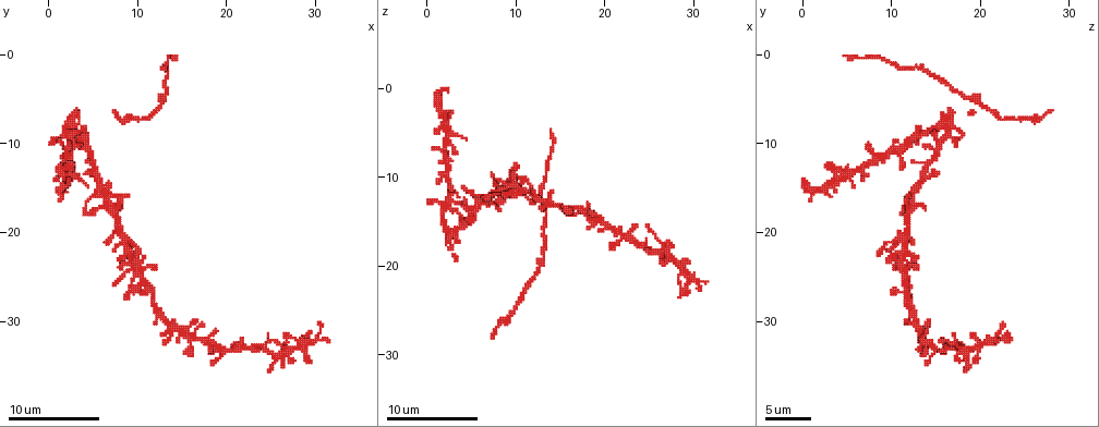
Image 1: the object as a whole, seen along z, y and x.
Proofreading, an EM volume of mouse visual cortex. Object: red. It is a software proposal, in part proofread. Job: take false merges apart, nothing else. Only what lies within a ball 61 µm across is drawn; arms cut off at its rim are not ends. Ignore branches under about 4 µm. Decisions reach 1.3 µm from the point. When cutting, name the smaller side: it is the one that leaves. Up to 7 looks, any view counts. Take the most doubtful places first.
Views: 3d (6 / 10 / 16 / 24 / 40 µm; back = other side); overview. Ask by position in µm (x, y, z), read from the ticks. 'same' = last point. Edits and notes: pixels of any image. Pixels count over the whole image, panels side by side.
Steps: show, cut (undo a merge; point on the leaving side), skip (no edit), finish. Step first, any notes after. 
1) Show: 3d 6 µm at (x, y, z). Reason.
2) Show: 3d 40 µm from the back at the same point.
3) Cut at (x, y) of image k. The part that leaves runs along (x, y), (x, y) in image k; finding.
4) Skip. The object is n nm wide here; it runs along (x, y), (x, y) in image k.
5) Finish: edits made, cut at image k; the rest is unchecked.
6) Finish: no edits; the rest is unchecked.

Show: 3d 10 µm at (26.4, 33.4, 18.2). Small branch off a trunk.

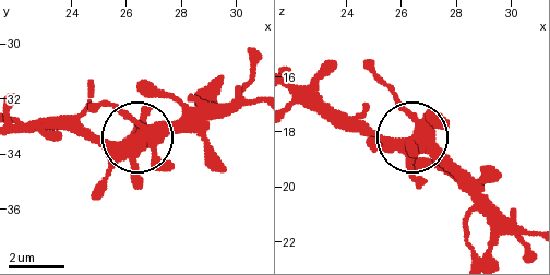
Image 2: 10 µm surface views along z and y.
Skip. It runs along (20, 130), (83, 130), (119, 144), (138, 140), (114, 105) in image 2; continuous, no second neuron.

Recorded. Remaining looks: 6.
Show: 3d 6 µm at (10.6, 7.4, 23.2).

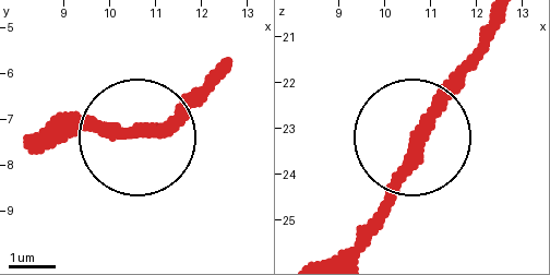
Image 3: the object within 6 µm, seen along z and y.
Show: 3d 6 µm from the back at (10.70, 7.20, 23.30). Other side.

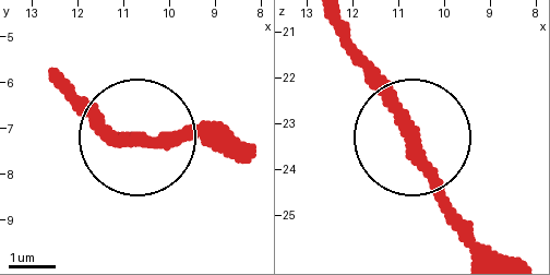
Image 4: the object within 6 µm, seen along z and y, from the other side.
Skip. The object is 270 nm wide here; one neuron here.

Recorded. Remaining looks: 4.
Show: 3d 6 µm at (30.0, 32.4, 21.2). Small branch off a trunk.

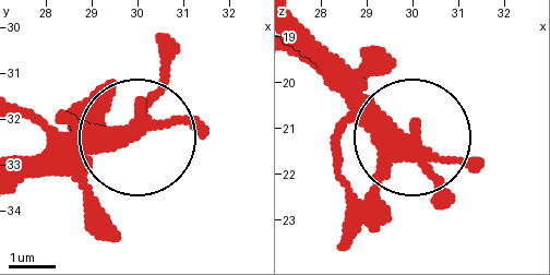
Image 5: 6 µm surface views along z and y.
Skip. 4 arms meet here; it runs along (298, 22), (411, 135), (447, 205) in image 5; continuous, no second neuron.

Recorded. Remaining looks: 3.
Show: 3d 16 µm at (20.4, 33.2, 15.2). Four arms meet.

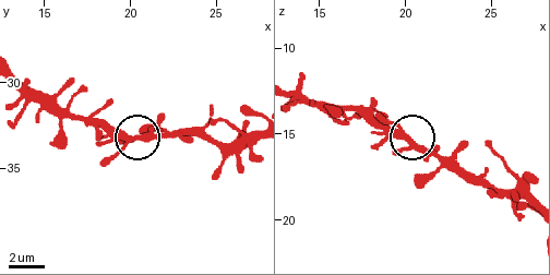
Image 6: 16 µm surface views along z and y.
Show: 3d 6 µm at (20.3, 33.2, 15.1).

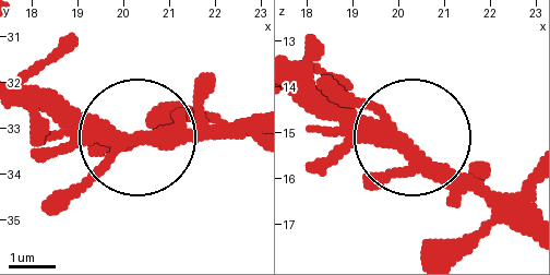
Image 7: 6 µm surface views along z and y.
Skip. The object is 280 nm wide here; it runs along (22, 80), (140, 134), (229, 134) in image 7; continuous, no second neuron.

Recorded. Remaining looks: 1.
Finish: no edits; the rest is unchecked.

